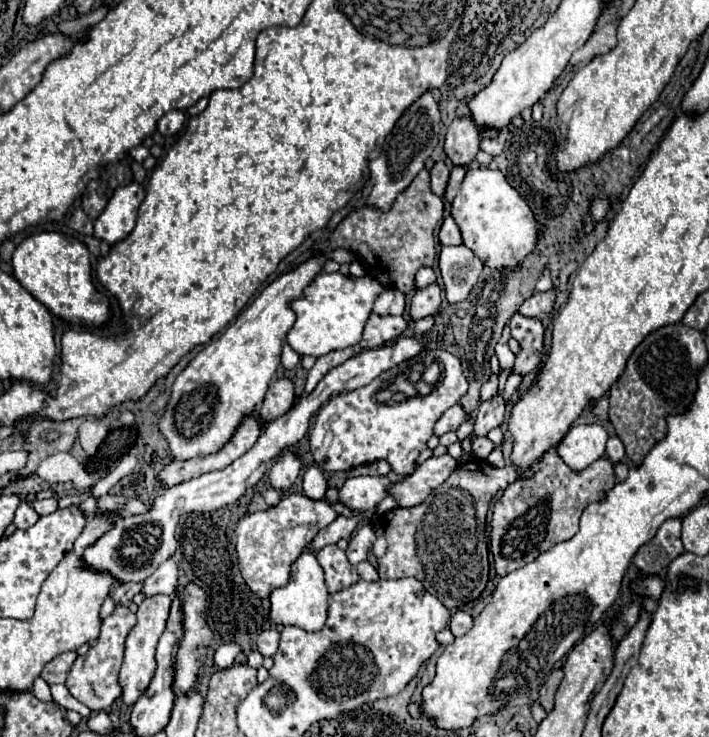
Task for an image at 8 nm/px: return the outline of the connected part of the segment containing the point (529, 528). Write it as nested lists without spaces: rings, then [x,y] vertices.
[[[554,449],[534,465],[534,477],[514,481],[494,505],[490,551],[494,569],[500,577],[534,561],[552,545],[566,541],[578,533],[578,521],[586,505],[600,501],[604,491],[614,485],[614,463],[608,457],[594,461],[582,471],[572,471]]]

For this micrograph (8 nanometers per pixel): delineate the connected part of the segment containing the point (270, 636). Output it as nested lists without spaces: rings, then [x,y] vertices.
[[[268,629],[268,631],[260,633],[260,637],[258,637],[258,651],[264,657],[272,657],[278,651],[278,645],[280,645],[280,633],[276,629]]]

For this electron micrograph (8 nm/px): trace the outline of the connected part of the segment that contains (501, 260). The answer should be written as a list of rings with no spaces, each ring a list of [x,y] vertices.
[[[474,165],[468,167],[462,187],[452,201],[452,217],[460,225],[464,245],[492,269],[514,269],[536,247],[540,229],[532,211],[500,171]]]

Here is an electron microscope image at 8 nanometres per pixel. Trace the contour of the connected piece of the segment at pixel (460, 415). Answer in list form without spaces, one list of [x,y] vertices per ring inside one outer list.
[[[454,405],[452,409],[448,409],[448,411],[436,421],[436,425],[434,425],[434,435],[436,435],[436,437],[442,437],[442,435],[448,433],[448,431],[456,431],[458,425],[460,425],[464,419],[466,419],[466,415],[464,415],[464,411],[460,409],[460,405]]]

